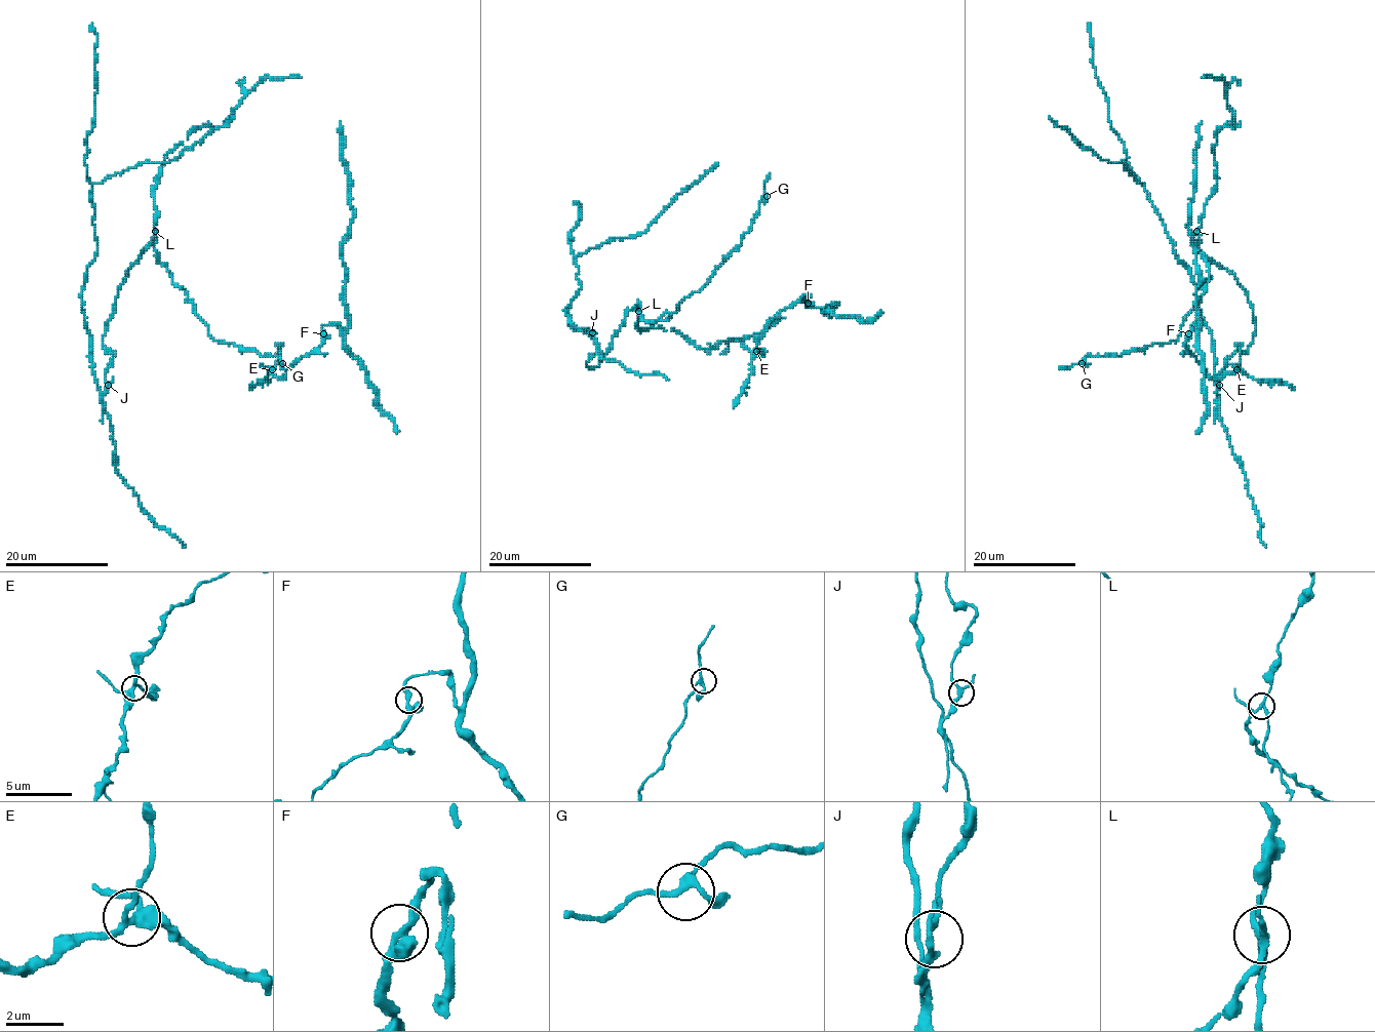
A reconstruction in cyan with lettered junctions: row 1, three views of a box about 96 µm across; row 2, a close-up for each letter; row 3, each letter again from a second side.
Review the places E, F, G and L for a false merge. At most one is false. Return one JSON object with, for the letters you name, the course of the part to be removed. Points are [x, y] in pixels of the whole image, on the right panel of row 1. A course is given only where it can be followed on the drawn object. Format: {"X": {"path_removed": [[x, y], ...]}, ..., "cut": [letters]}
{"L": {"path_removed": [[1196, 232], [1192, 244], [1254, 310], [1252, 344], [1227, 358], [1217, 392], [1191, 273], [1145, 187], [1048, 117]]}, "cut": ["L"]}

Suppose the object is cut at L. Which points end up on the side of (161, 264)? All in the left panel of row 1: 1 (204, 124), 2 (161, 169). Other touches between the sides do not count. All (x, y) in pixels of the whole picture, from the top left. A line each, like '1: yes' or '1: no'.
1: yes
2: yes

